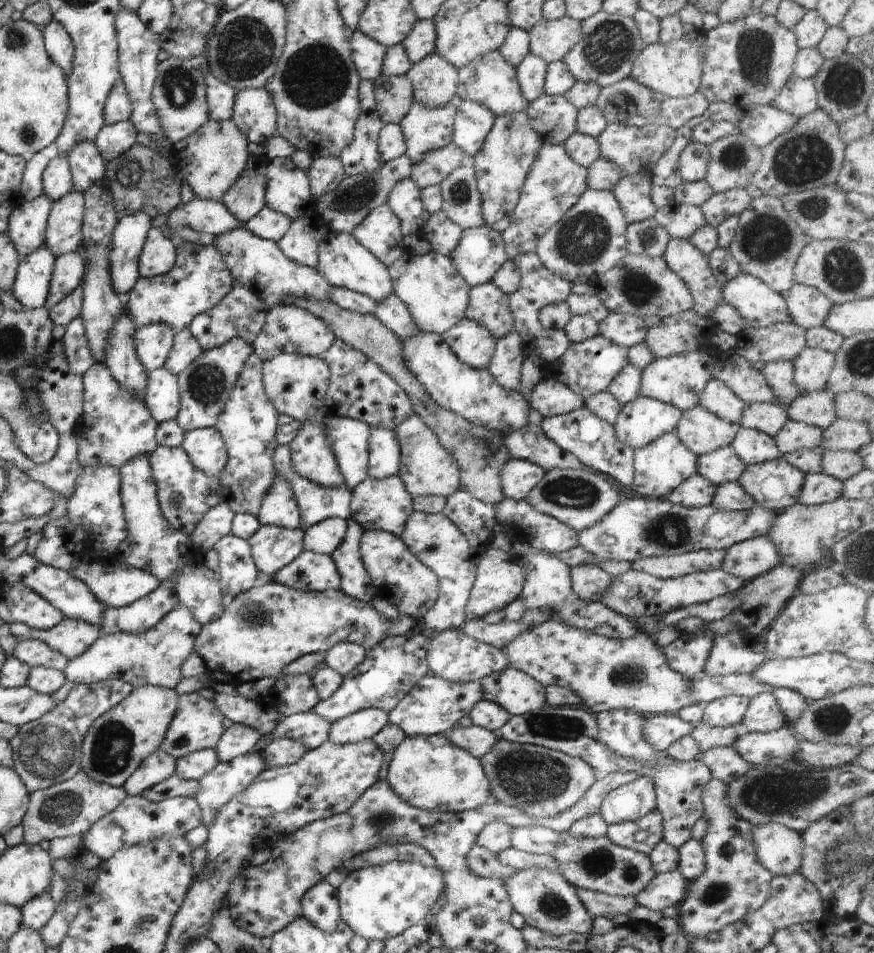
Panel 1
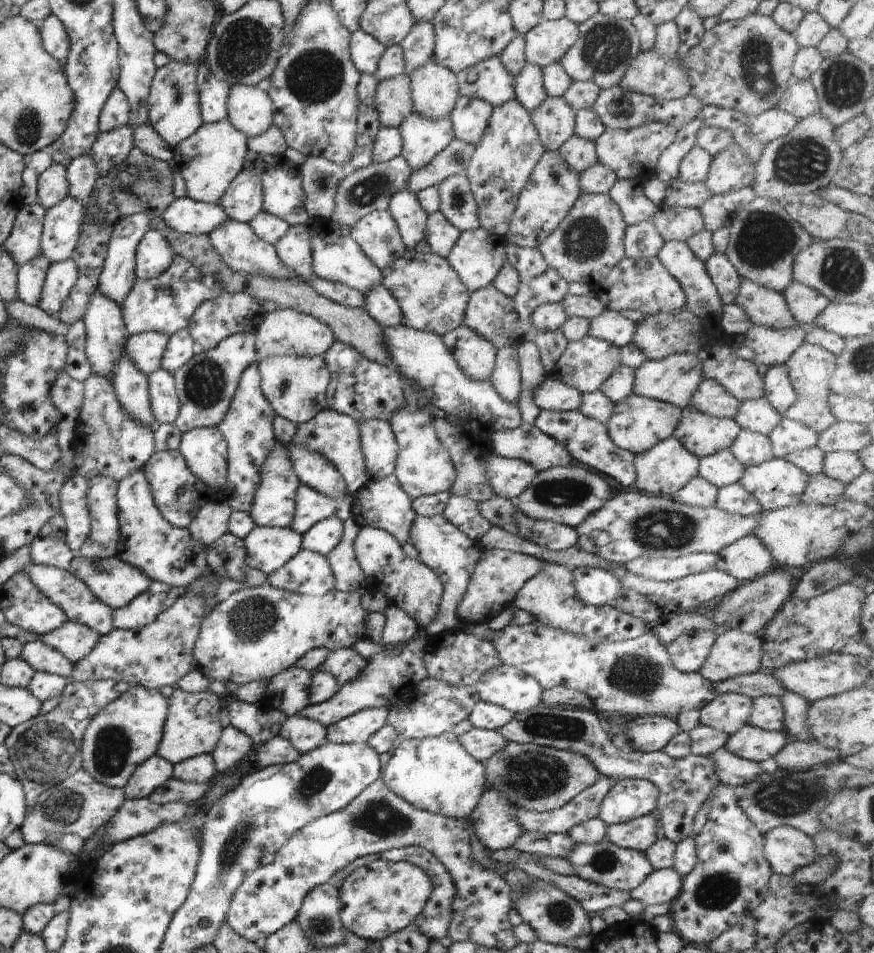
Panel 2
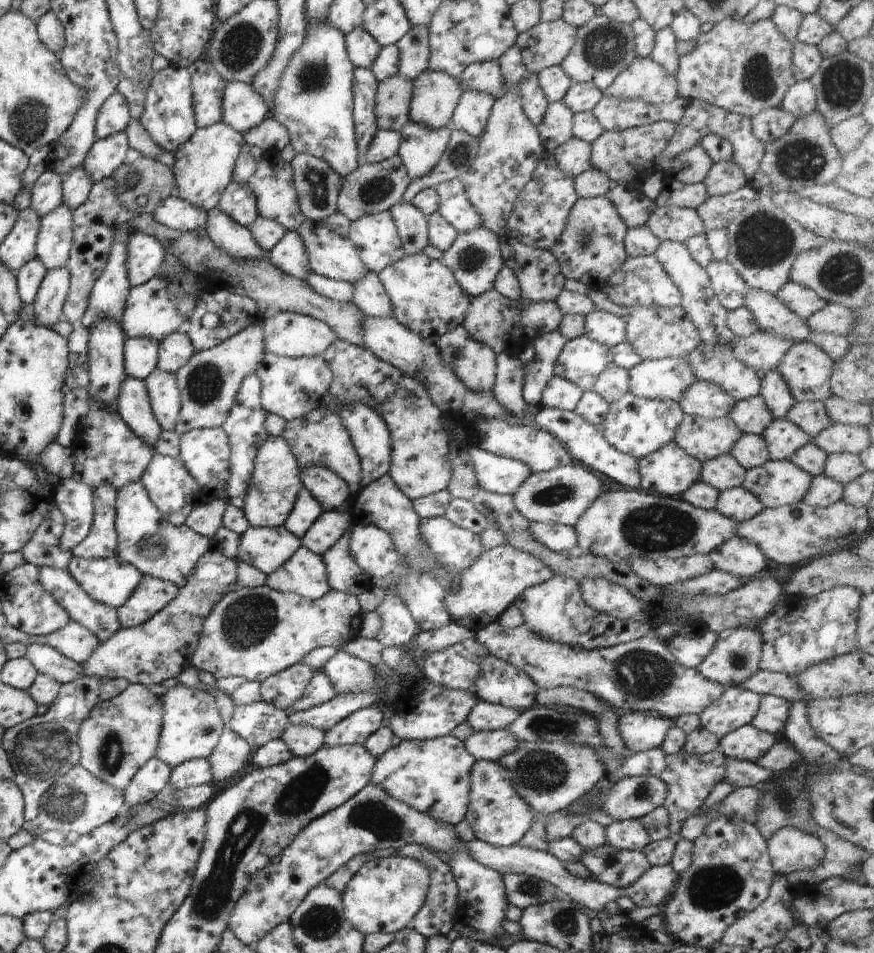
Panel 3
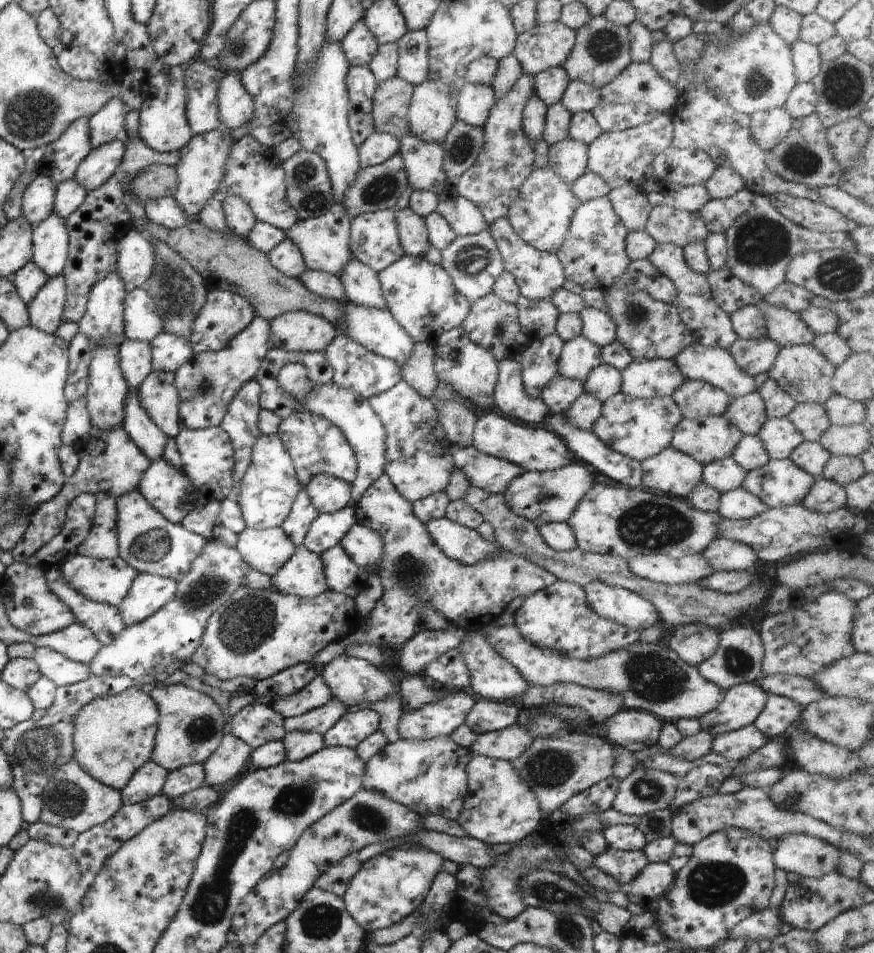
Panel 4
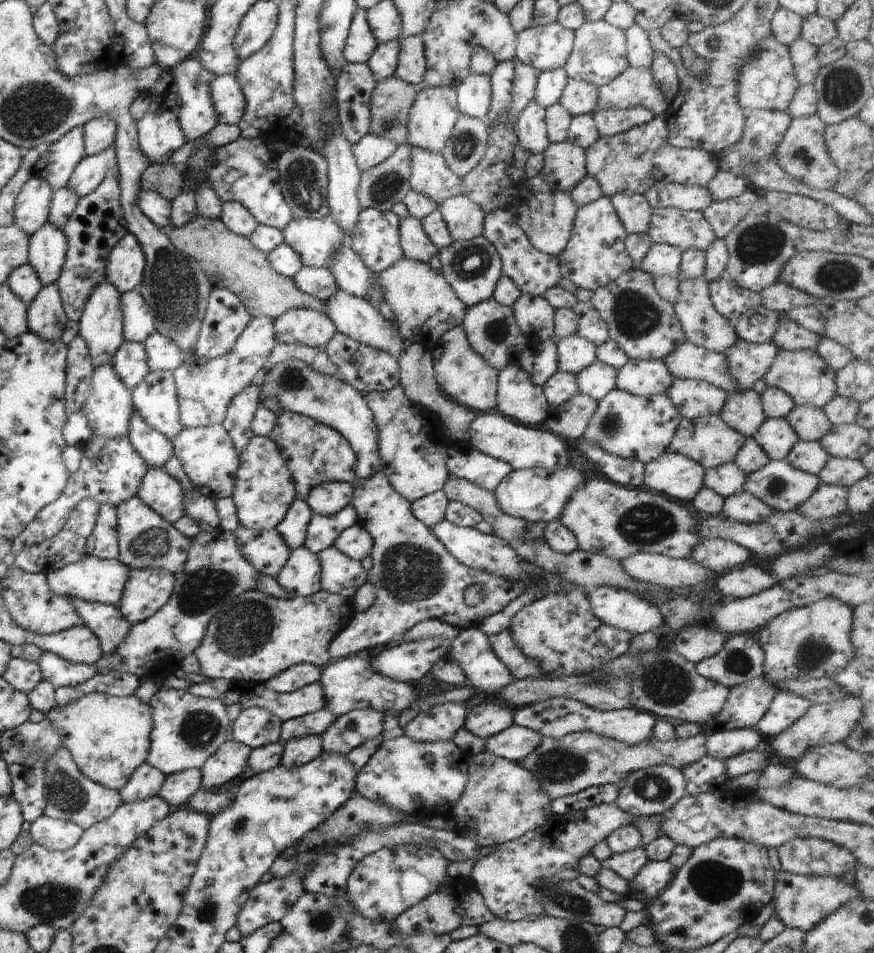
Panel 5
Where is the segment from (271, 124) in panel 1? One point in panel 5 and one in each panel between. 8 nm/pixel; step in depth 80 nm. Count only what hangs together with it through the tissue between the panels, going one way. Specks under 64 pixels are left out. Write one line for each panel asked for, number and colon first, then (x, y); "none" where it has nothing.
2: (248, 108)
3: (242, 108)
4: (234, 105)
5: (228, 101)

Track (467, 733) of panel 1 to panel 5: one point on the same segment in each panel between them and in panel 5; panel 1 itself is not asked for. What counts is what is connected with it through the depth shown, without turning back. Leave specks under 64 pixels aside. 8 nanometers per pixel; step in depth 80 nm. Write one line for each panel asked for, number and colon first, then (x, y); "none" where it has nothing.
2: (479, 743)
3: (491, 746)
4: (508, 743)
5: (514, 743)

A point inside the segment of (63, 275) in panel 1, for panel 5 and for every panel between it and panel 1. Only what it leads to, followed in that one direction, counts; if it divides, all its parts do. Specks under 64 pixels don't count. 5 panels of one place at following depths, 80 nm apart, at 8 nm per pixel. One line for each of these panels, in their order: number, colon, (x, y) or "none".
2: (60, 277)
3: (47, 307)
4: (45, 310)
5: (44, 314)

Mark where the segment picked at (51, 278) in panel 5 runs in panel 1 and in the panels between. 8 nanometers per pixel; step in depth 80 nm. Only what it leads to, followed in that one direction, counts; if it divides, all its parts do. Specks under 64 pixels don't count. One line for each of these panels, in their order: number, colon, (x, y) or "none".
1: (63, 233)
2: (61, 223)
3: (54, 235)
4: (49, 241)

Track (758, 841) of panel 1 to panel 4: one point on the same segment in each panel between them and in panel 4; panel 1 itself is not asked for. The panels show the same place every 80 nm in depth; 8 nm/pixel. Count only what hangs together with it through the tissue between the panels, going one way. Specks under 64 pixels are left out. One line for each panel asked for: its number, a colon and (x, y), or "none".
2: (785, 849)
3: (790, 849)
4: (806, 856)

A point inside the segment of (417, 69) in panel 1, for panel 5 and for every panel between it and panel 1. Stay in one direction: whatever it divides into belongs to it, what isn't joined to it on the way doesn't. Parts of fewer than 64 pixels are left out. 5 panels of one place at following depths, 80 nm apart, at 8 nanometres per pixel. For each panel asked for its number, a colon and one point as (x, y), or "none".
2: (433, 90)
3: (434, 95)
4: (431, 112)
5: (430, 119)

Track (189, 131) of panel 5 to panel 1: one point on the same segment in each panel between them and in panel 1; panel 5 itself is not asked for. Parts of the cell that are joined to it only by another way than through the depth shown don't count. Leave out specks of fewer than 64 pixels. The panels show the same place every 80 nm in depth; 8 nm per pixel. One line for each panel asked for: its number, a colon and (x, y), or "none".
1: (219, 97)
2: (212, 93)
3: (206, 85)
4: (201, 81)

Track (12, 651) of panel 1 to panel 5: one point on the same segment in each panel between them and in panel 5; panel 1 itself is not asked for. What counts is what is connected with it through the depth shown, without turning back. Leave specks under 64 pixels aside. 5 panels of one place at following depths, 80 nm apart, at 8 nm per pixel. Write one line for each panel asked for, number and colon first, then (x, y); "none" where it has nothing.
2: (41, 657)
3: (46, 660)
4: (60, 671)
5: (59, 672)

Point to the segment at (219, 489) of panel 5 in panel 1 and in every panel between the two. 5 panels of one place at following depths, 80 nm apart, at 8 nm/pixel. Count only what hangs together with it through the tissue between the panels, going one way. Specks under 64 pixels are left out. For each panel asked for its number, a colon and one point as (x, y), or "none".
1: (204, 447)
2: (204, 450)
3: (204, 453)
4: (206, 455)

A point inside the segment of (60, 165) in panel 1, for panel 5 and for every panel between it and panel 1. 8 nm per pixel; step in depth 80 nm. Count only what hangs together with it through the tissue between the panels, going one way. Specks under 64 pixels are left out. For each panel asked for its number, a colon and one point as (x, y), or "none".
2: (52, 186)
3: (45, 194)
4: (36, 202)
5: (30, 210)

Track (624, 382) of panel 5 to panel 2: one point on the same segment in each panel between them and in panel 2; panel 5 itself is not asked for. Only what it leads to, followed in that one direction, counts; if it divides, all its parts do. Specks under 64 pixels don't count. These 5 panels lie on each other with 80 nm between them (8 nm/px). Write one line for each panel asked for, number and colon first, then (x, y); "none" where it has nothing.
2: (672, 379)
3: (665, 379)
4: (644, 379)

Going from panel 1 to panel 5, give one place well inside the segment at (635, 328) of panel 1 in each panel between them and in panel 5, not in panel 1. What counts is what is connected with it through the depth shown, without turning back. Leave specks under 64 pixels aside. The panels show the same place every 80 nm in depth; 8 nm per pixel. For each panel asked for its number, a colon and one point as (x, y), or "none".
2: (610, 326)
3: (607, 329)
4: (596, 325)
5: (589, 325)

